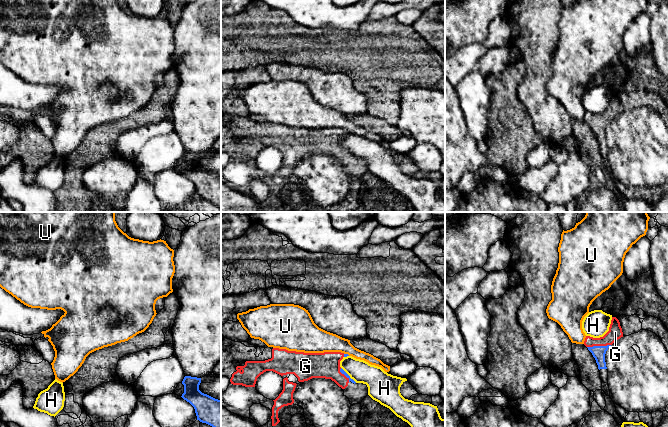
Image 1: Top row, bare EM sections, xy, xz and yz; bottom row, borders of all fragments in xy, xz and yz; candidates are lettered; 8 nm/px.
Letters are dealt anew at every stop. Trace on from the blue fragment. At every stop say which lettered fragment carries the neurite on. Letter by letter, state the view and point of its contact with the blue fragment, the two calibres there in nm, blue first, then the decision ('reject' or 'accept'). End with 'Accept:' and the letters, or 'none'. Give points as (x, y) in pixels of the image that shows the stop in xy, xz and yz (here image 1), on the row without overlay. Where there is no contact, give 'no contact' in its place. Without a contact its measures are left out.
G: meets blue in yz at (598, 122); 110 nm thick on the blue side, 110 nm on the other; accept
H: meets blue in xz at (348, 151); 40 nm thick on the blue side, 200 nm on the other; reject
U: meets blue in xz at (347, 130); 30 nm thick on the blue side, 190 nm on the other; reject
Accept: G

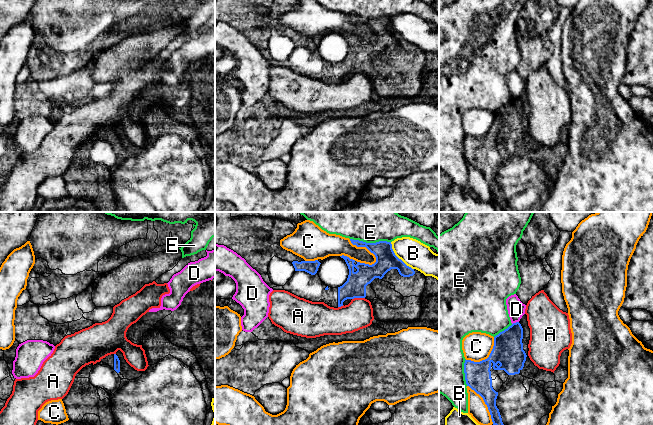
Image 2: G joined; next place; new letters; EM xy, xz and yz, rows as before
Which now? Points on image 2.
A: meets blue in xz at (358, 73); 180 nm thick on the blue side, 240 nm on the other; reject
B: meets blue in xz at (397, 33); 160 nm thick on the blue side, 220 nm on the other; reject
C: meets blue in xz at (358, 38); 180 nm thick on the blue side, 180 nm on the other; reject
D: meets blue in yz at (516, 98); 240 nm thick on the blue side, 140 nm on the other; reject
E: meets blue in xz at (370, 19); 160 nm thick on the blue side, 160 nm on the other; reject
Accept: none

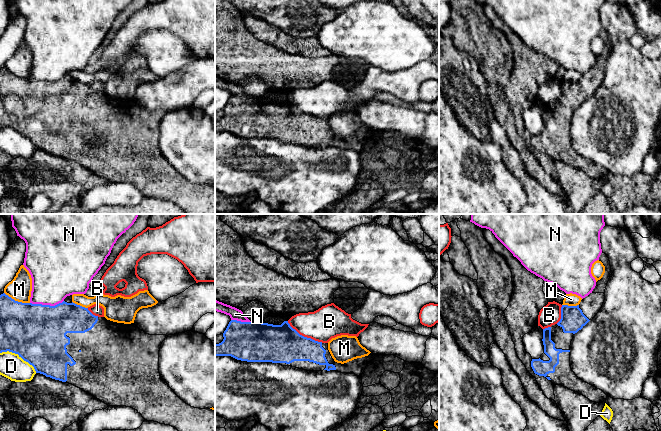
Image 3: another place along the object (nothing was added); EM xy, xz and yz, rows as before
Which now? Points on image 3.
B: meets blue in xz at (303, 112); 300 nm thick on the blue side, 260 nm on the other; reject
D: meets blue in xy at (19, 131); 460 nm thick on the blue side, 200 nm on the other; reject
M: meets blue in xy at (17, 77); 420 nm thick on the blue side, 190 nm on the other; reject
N: meets blue in xy at (46, 81); 460 nm thick on the blue side, 380 nm on the other; reject
Accept: none

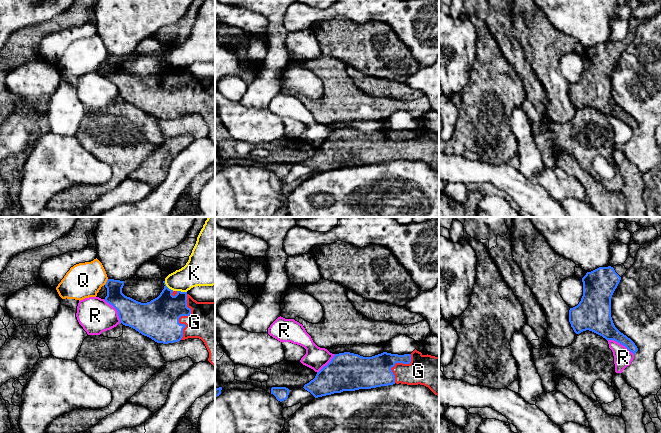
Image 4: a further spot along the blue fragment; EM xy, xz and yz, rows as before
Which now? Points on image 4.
G: meets blue in xy at (182, 91); 320 nm thick on the blue side, 340 nm on the other; accept
K: meets blue in xy at (167, 63); 300 nm thick on the blue side, 200 nm on the other; reject
Q: meets blue in xy at (106, 58); 160 nm thick on the blue side, 280 nm on the other; reject
R: meets blue in yz at (620, 119); 200 nm thick on the blue side, 150 nm on the other; reject
Accept: G

